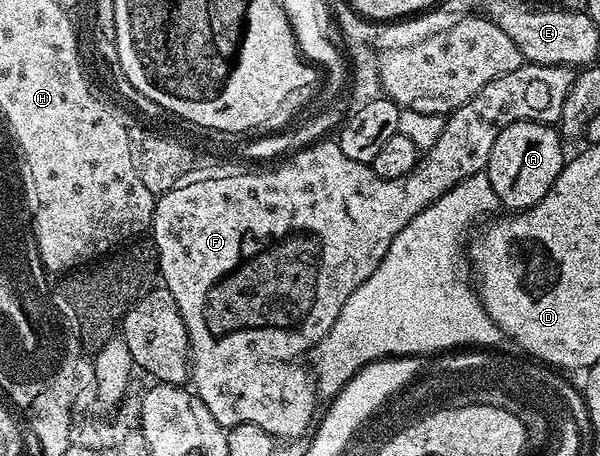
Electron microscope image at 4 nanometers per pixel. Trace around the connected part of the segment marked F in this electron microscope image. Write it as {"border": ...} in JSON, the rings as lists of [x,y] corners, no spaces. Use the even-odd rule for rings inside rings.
{"border":[[[524,63],[520,67],[516,67],[516,71],[508,71],[508,75],[500,75],[500,79],[492,79],[492,83],[488,83],[484,87],[480,87],[480,91],[472,99],[468,99],[468,103],[464,103],[464,107],[455,109],[453,113],[446,117],[444,123],[444,131],[440,133],[440,139],[436,139],[436,143],[428,150],[425,150],[424,155],[419,156],[418,165],[409,173],[407,177],[400,179],[380,179],[374,174],[369,164],[365,161],[357,161],[356,159],[348,159],[344,155],[341,144],[337,140],[322,139],[317,144],[307,146],[305,149],[300,149],[298,152],[292,152],[281,163],[275,164],[275,169],[266,169],[263,173],[252,173],[253,171],[245,171],[242,174],[234,175],[232,178],[226,179],[191,179],[183,184],[176,186],[174,189],[163,193],[154,203],[154,247],[158,255],[158,271],[160,281],[164,288],[172,295],[172,299],[176,299],[176,307],[180,311],[180,315],[184,319],[184,327],[188,331],[188,339],[190,340],[190,376],[193,392],[197,393],[199,399],[204,403],[204,407],[208,407],[208,411],[212,411],[212,419],[216,419],[216,423],[220,423],[223,429],[231,429],[234,425],[240,423],[256,423],[256,427],[264,427],[264,431],[268,431],[275,439],[282,437],[302,437],[311,432],[312,426],[315,424],[316,415],[314,412],[318,409],[320,398],[316,388],[316,382],[312,376],[311,370],[305,364],[297,365],[298,357],[305,358],[307,354],[317,347],[320,339],[324,339],[324,335],[328,335],[328,331],[332,327],[332,323],[336,323],[336,319],[340,315],[340,307],[344,307],[344,303],[348,303],[348,295],[352,295],[352,291],[356,291],[356,287],[360,287],[360,283],[364,283],[364,279],[368,279],[368,275],[372,275],[372,271],[376,271],[376,267],[380,267],[380,263],[384,259],[384,255],[388,255],[388,247],[392,247],[392,239],[396,239],[396,235],[400,235],[400,231],[404,231],[404,227],[408,227],[408,223],[412,223],[412,219],[416,219],[416,215],[420,215],[420,211],[424,211],[424,207],[431,205],[436,199],[440,199],[440,195],[444,195],[454,185],[459,185],[464,179],[469,177],[479,176],[485,170],[488,163],[488,155],[492,155],[492,143],[496,143],[496,135],[500,135],[500,131],[504,127],[508,127],[517,121],[539,121],[545,125],[557,126],[562,120],[562,112],[564,111],[564,99],[568,99],[568,91],[572,91],[572,83],[576,76],[575,70],[569,65],[531,65]]]}

